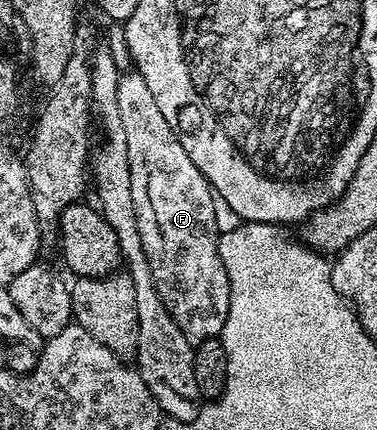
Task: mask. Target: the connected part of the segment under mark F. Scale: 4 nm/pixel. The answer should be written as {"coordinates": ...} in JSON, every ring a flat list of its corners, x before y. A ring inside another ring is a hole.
{"coordinates":[[128,72,121,77,118,108,122,116,122,128,126,128,130,192,136,205,138,232,142,236,142,248,146,252,158,296,162,296,162,304,166,304,170,316,174,316,174,324,182,328,188,342,199,344,211,338,219,339,230,312,230,280,218,252,221,232,214,220,217,203,214,191,194,160,190,160,186,148,182,148,179,134,174,133,170,124,166,124,166,116,162,116,154,101,154,92,150,92,149,85,138,72]]}

